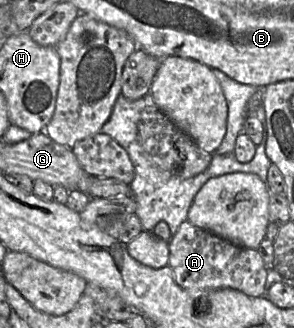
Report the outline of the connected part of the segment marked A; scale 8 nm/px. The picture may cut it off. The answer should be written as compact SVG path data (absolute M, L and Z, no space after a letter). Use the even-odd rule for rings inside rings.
M188 220L184 221L175 235L169 241L169 263L174 273L176 283L185 289L197 301L197 307L206 310L204 299L201 297L211 289L231 288L251 297L261 297L267 280L267 266L257 249L246 248L234 244L210 231L194 226Z

